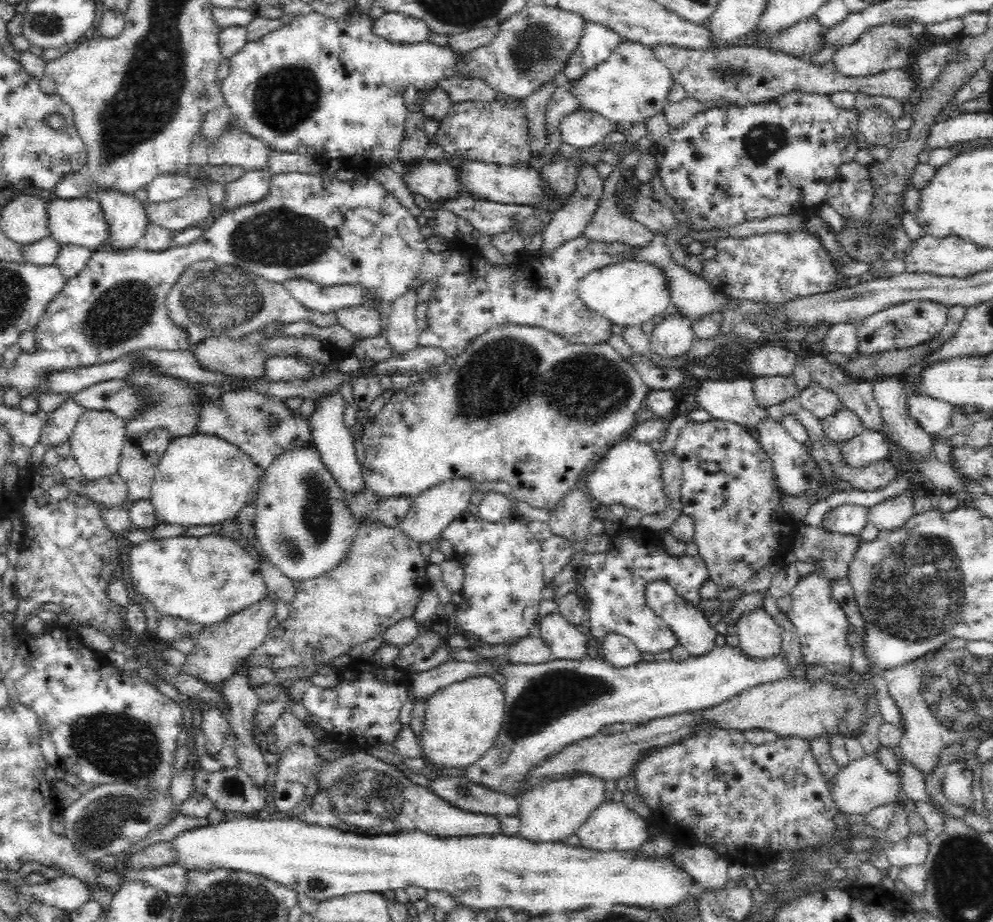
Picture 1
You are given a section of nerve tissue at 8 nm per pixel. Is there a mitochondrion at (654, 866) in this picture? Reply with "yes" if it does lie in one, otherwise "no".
no

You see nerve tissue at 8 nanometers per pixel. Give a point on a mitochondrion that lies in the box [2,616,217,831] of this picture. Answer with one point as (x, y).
(116, 744)

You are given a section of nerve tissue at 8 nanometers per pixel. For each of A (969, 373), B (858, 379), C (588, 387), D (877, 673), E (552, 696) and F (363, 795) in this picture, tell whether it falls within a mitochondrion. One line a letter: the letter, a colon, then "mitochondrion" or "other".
A: other
B: other
C: mitochondrion
D: other
E: mitochondrion
F: mitochondrion

